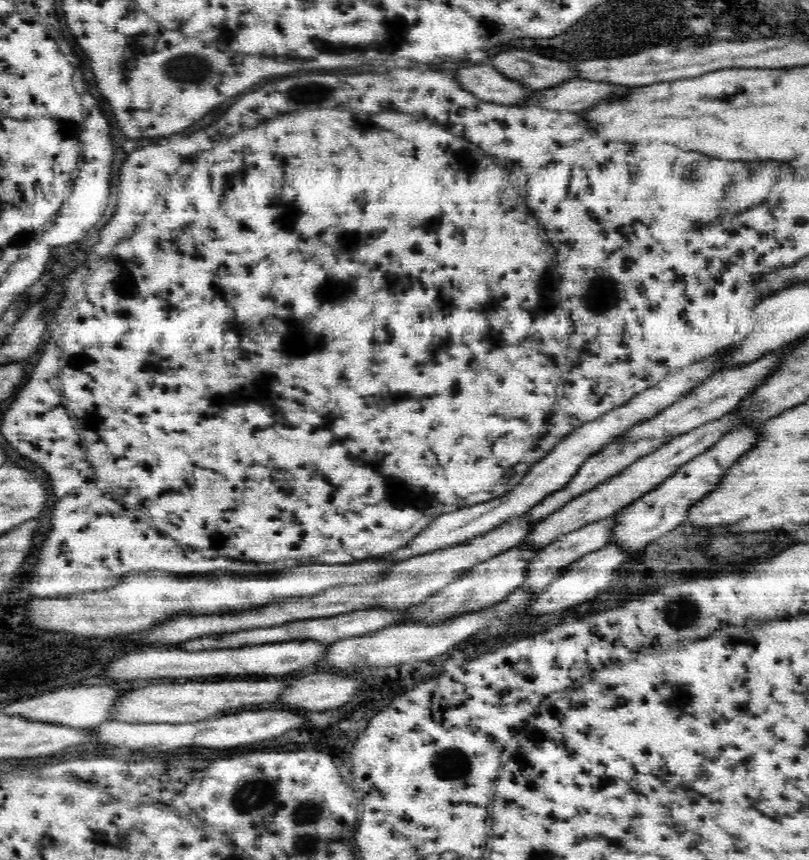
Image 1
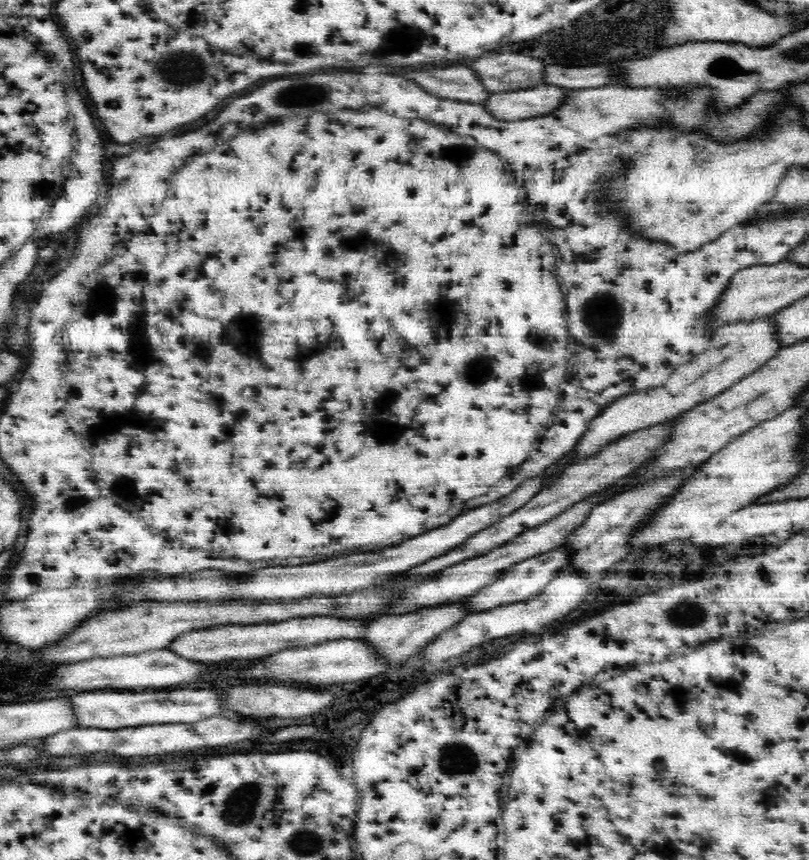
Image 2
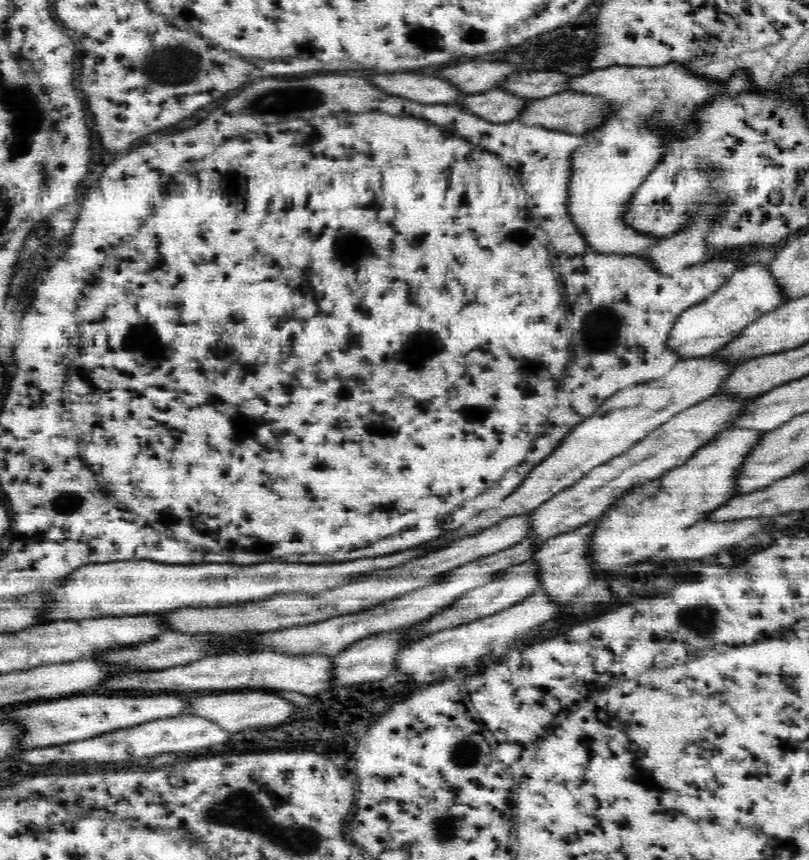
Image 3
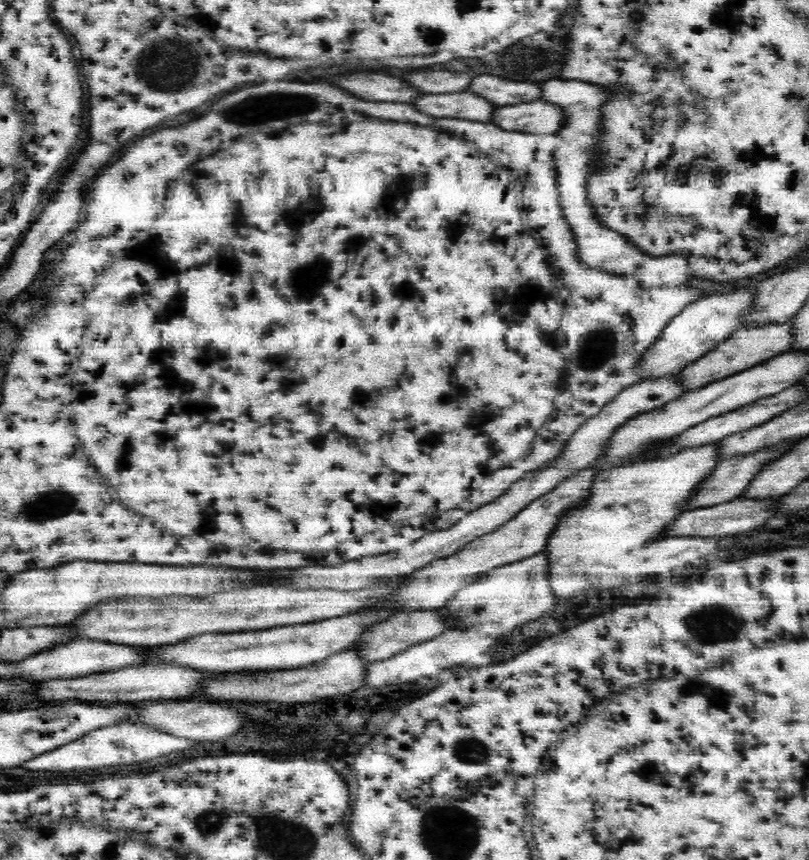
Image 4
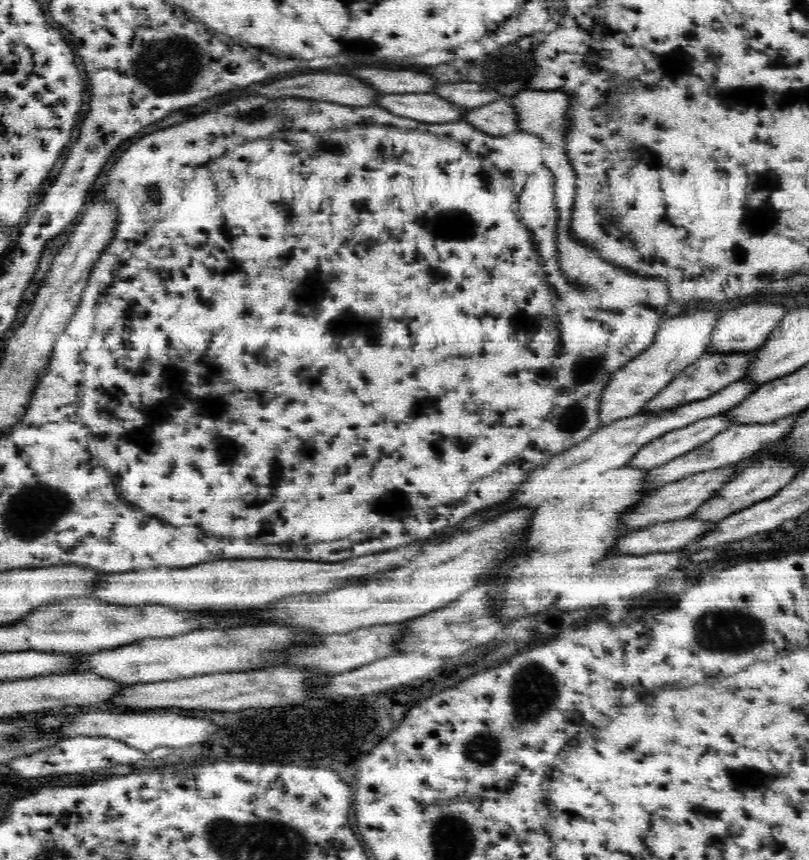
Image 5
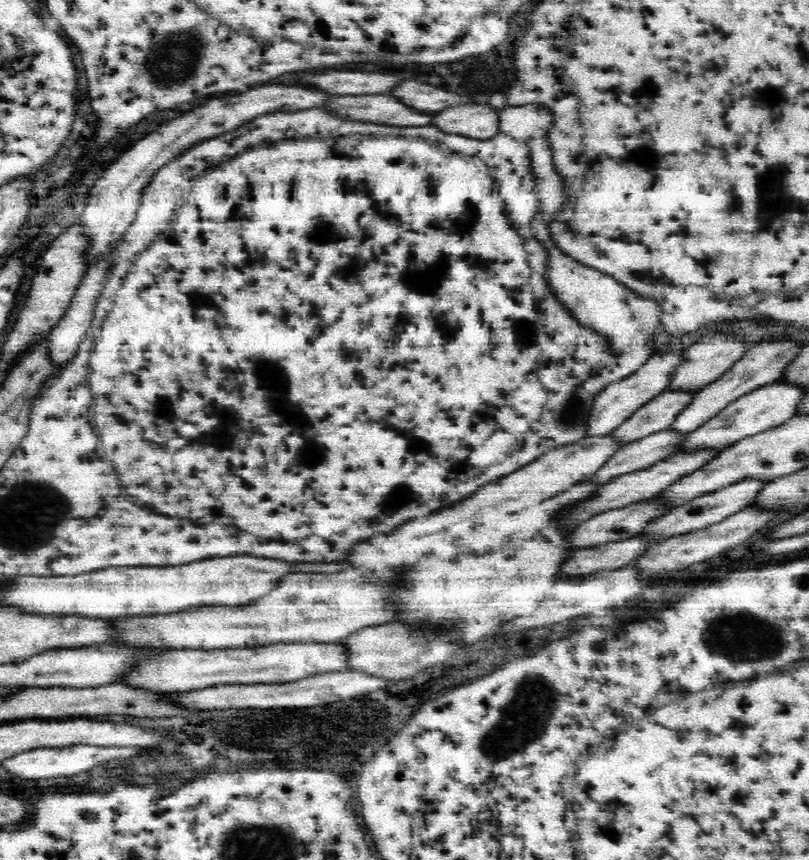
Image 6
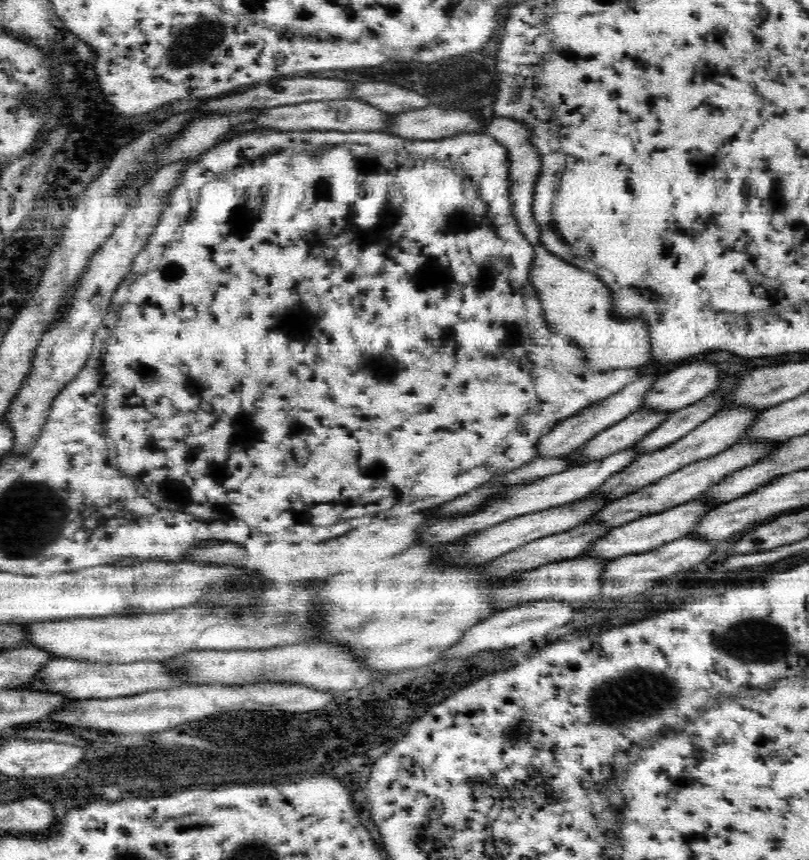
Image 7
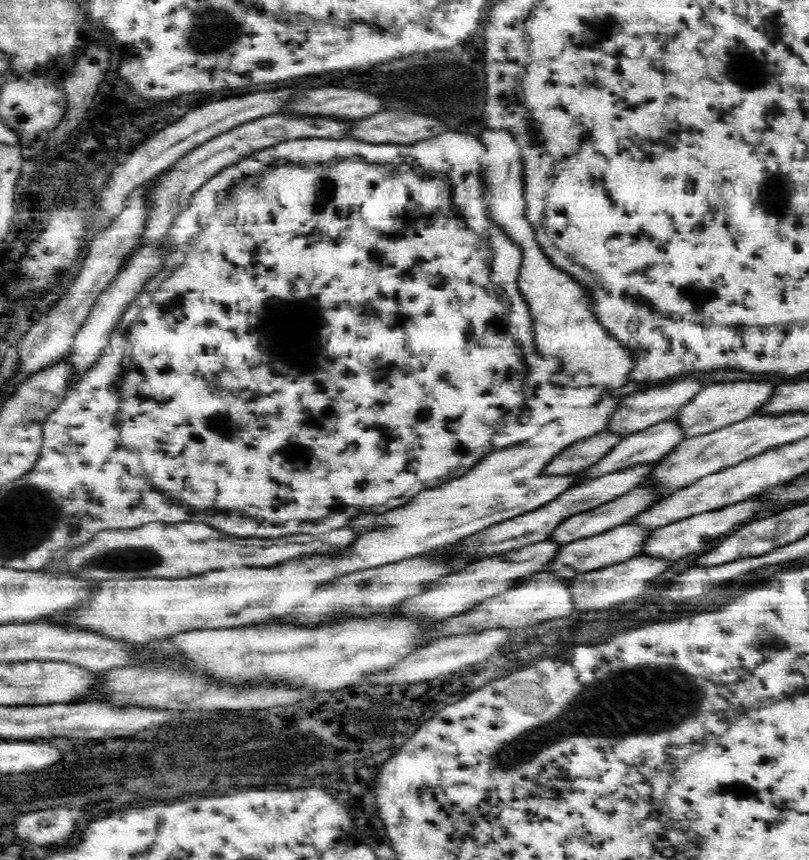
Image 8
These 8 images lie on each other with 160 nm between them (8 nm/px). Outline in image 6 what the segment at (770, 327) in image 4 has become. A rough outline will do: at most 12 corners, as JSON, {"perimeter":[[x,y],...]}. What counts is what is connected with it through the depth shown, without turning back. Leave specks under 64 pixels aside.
{"perimeter":[[666,389],[610,433],[628,444],[672,426],[696,393]]}

